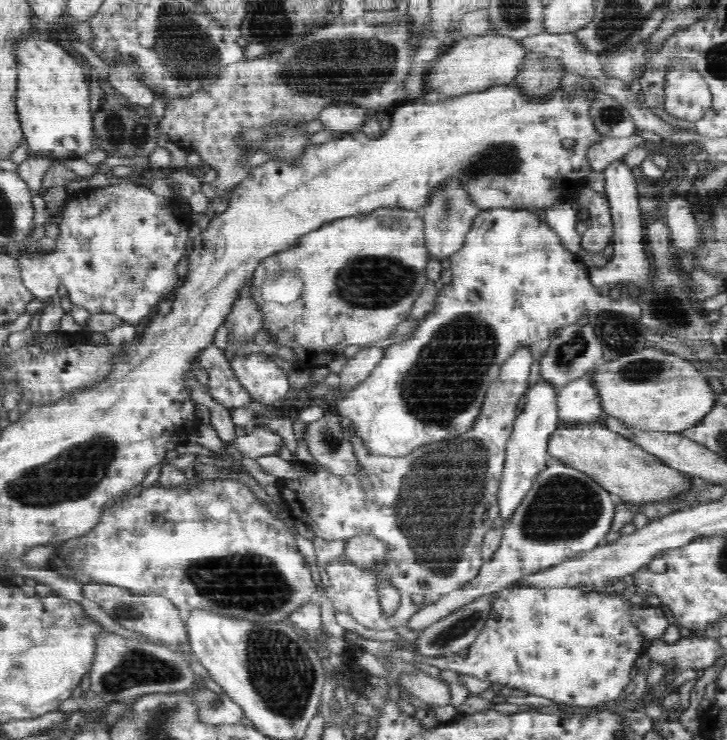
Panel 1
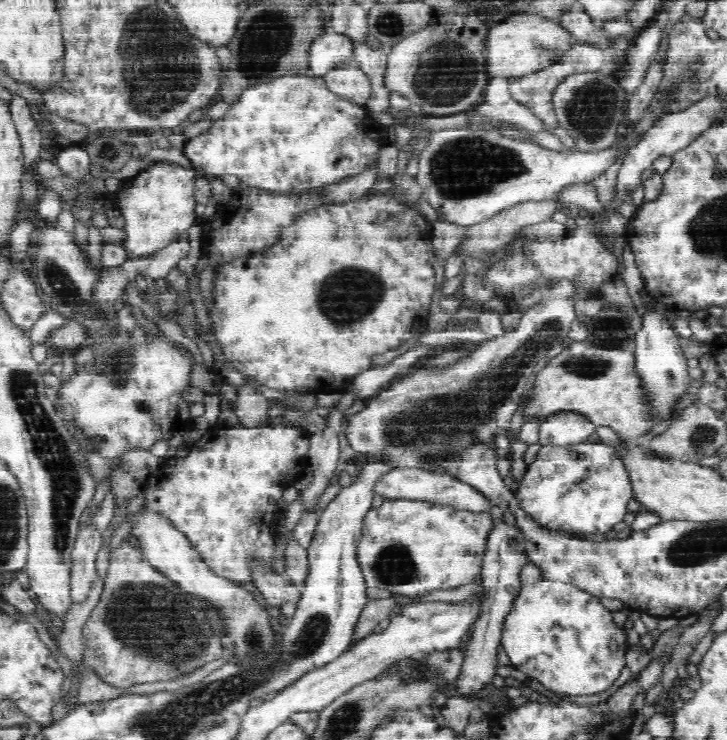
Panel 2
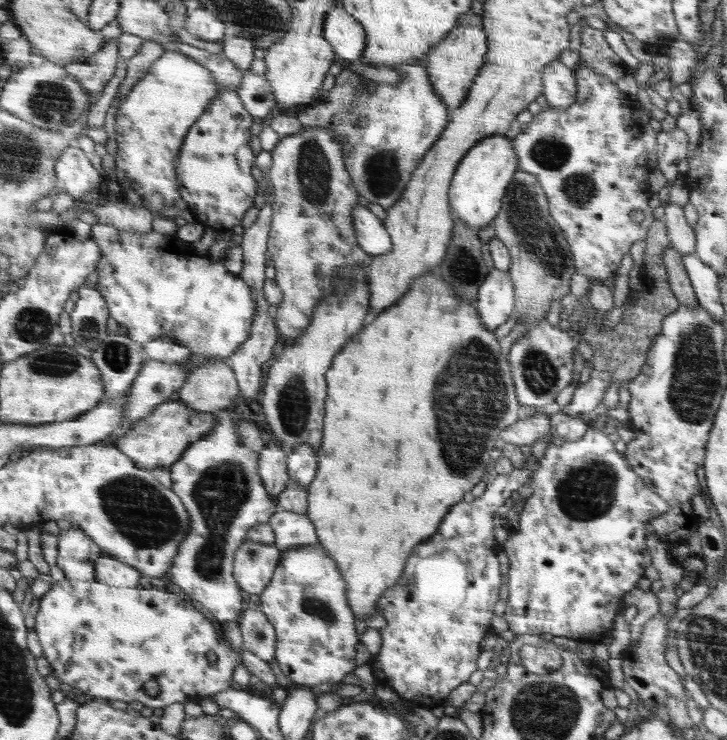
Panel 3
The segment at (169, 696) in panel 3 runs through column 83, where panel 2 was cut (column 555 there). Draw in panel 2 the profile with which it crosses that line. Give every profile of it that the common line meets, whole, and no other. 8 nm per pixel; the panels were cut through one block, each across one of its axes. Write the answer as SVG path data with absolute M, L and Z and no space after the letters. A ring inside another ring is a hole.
M541 578L533 583L524 583L516 600L514 600L514 604L510 609L510 612L506 616L506 622L504 622L504 630L502 635L502 644L503 647L508 654L511 660L511 666L515 667L522 671L526 676L528 676L529 680L536 679L541 682L548 691L563 693L565 695L596 695L603 691L606 691L618 676L620 676L620 672L624 670L625 662L626 662L626 652L629 648L629 644L626 640L626 634L623 628L619 628L616 626L616 623L612 621L612 611L606 609L599 597L596 595L590 594L589 592L583 591L581 588L575 587L570 583L563 583L555 580L548 580Z

